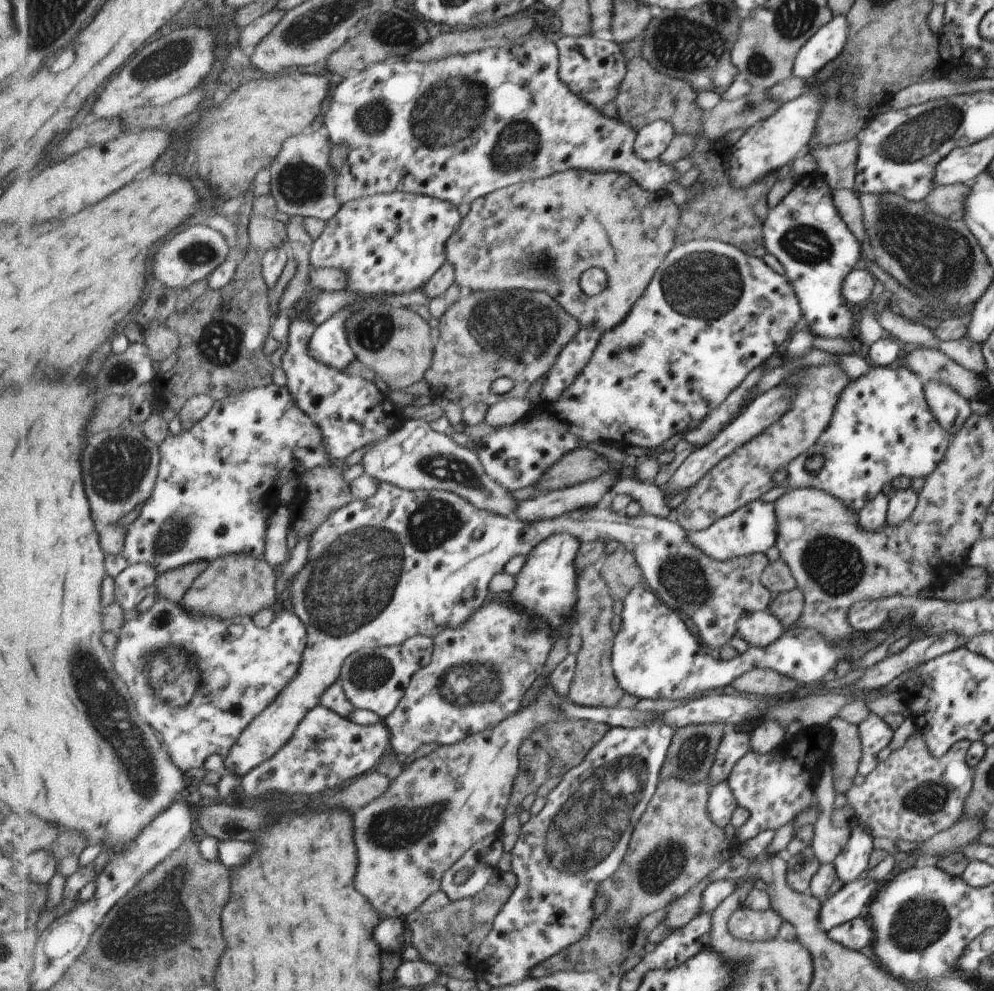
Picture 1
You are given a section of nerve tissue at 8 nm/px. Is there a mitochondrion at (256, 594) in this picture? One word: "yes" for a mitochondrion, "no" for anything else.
no

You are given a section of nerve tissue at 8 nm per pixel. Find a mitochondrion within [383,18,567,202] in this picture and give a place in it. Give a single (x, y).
(441, 113)

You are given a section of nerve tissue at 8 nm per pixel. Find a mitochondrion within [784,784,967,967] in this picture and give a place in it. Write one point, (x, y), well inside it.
(917, 923)

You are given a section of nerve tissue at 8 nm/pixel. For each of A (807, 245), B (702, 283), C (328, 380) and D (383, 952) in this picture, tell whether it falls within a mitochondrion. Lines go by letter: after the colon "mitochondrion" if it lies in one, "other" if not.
A: mitochondrion
B: mitochondrion
C: other
D: other

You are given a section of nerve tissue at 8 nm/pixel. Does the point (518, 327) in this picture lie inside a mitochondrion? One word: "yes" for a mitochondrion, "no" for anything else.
yes

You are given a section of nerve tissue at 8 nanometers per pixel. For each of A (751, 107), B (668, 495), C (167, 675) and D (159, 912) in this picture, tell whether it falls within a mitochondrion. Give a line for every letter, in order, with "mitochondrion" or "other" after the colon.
A: mitochondrion
B: other
C: mitochondrion
D: mitochondrion

